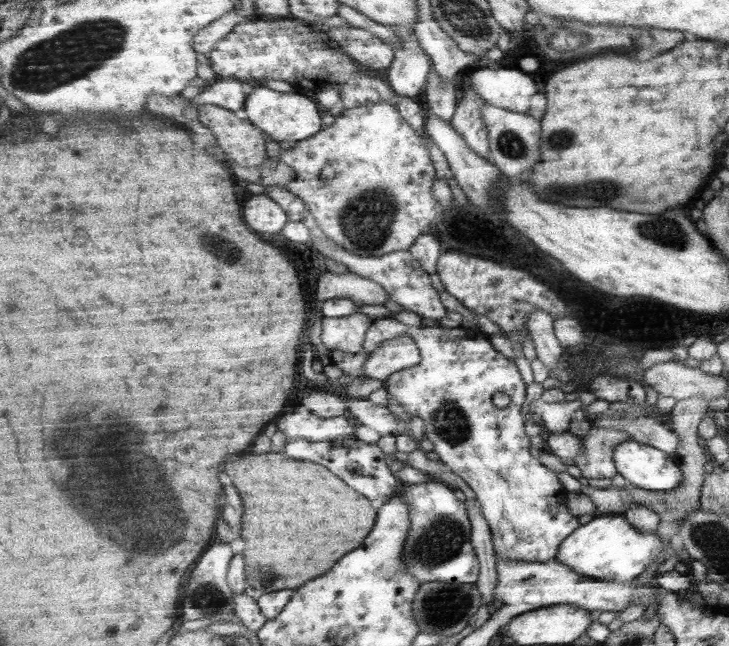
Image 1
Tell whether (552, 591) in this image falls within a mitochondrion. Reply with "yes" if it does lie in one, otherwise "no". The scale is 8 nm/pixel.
no

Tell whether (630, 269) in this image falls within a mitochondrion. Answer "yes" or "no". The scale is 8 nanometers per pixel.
no

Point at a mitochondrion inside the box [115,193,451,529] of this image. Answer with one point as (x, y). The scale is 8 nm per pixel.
(226, 252)

